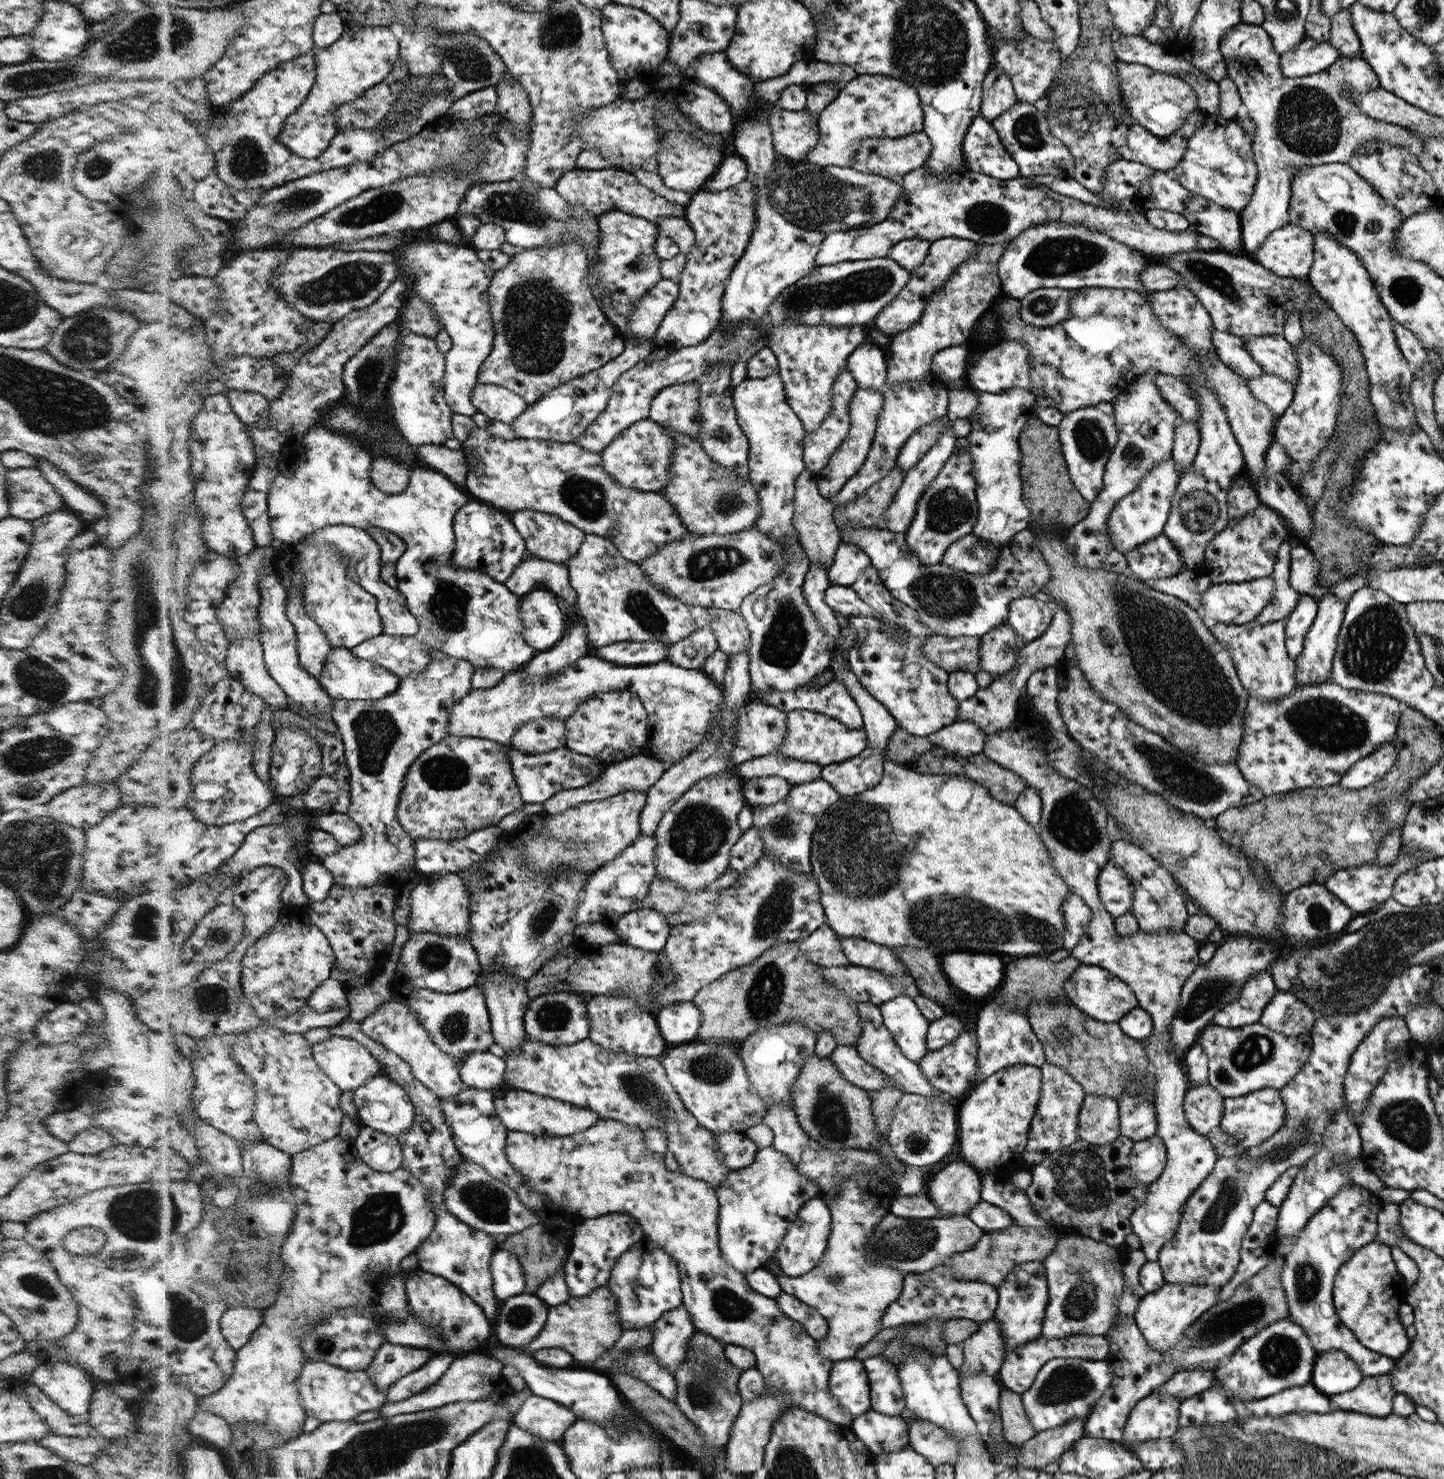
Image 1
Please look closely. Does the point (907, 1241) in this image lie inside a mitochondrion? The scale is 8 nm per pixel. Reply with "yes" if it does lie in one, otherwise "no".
yes

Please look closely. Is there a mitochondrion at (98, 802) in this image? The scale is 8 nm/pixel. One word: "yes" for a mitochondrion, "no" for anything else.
no

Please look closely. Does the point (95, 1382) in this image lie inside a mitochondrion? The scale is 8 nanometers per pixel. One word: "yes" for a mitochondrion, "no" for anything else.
no

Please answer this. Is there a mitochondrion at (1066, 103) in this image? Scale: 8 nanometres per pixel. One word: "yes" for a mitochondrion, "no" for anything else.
yes

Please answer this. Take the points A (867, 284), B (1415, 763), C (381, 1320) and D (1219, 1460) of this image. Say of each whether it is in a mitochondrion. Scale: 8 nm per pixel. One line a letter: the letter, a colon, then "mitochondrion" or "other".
A: mitochondrion
B: mitochondrion
C: other
D: mitochondrion

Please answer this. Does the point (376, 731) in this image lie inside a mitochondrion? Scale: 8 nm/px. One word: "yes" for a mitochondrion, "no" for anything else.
yes

